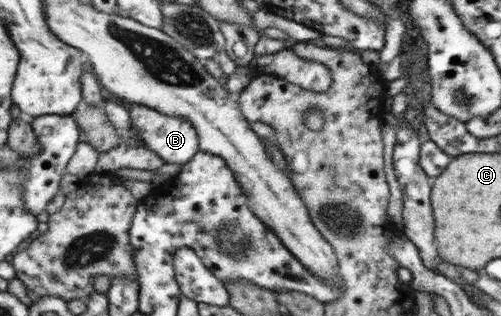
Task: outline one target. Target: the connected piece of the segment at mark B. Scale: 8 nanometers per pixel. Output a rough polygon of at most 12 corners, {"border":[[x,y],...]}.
{"border":[[126,103],[146,147],[165,163],[199,153],[188,119]]}

